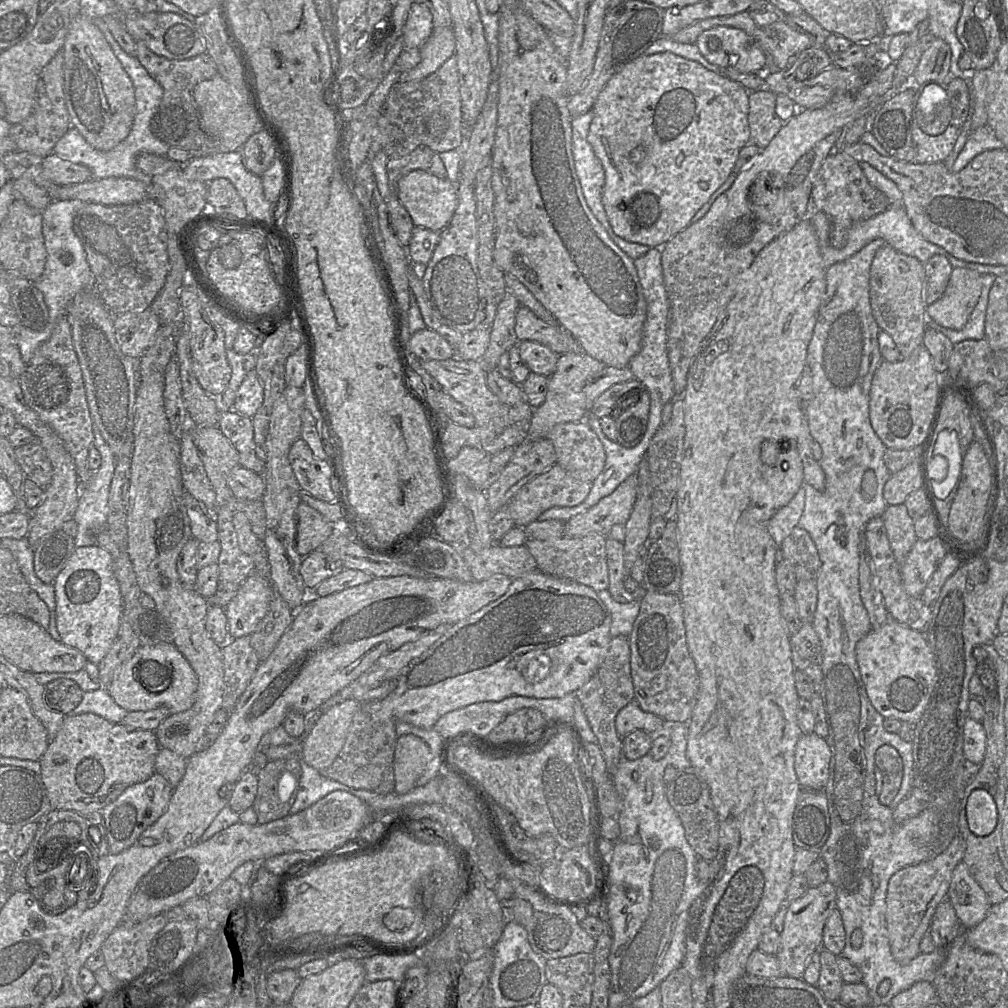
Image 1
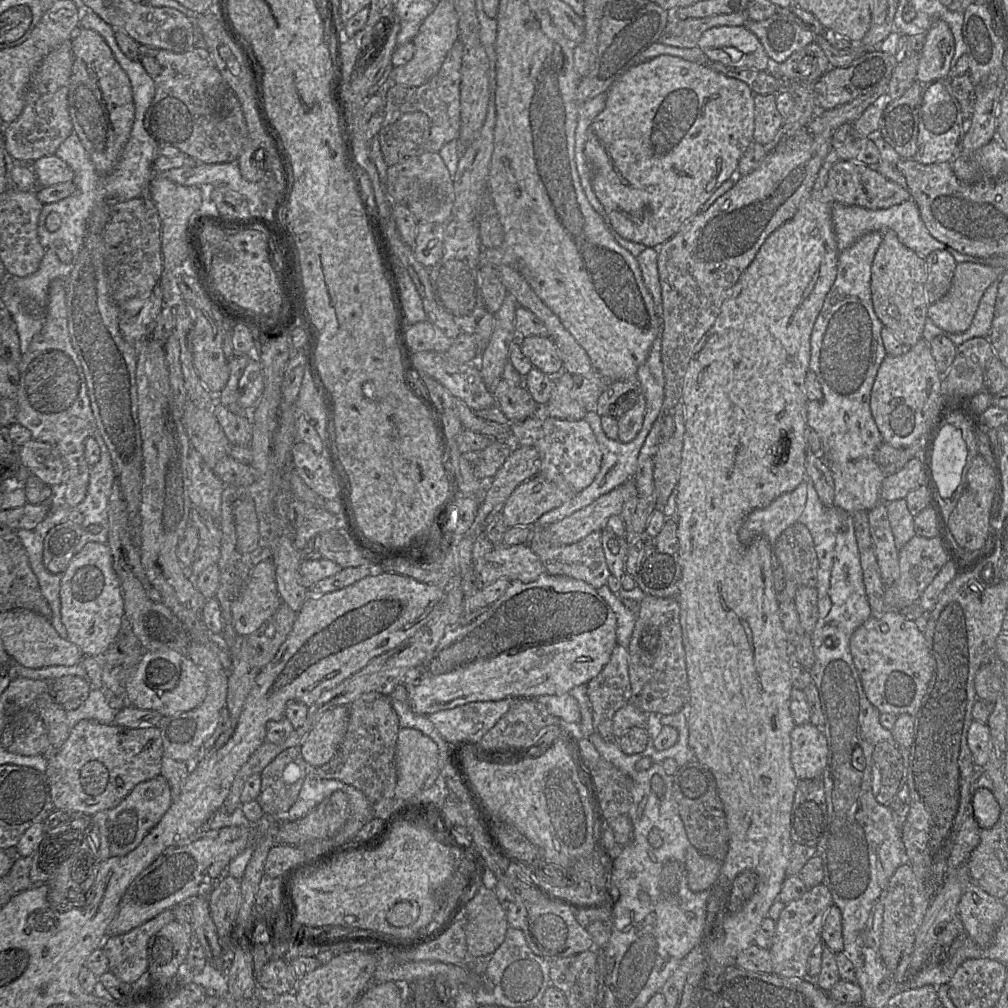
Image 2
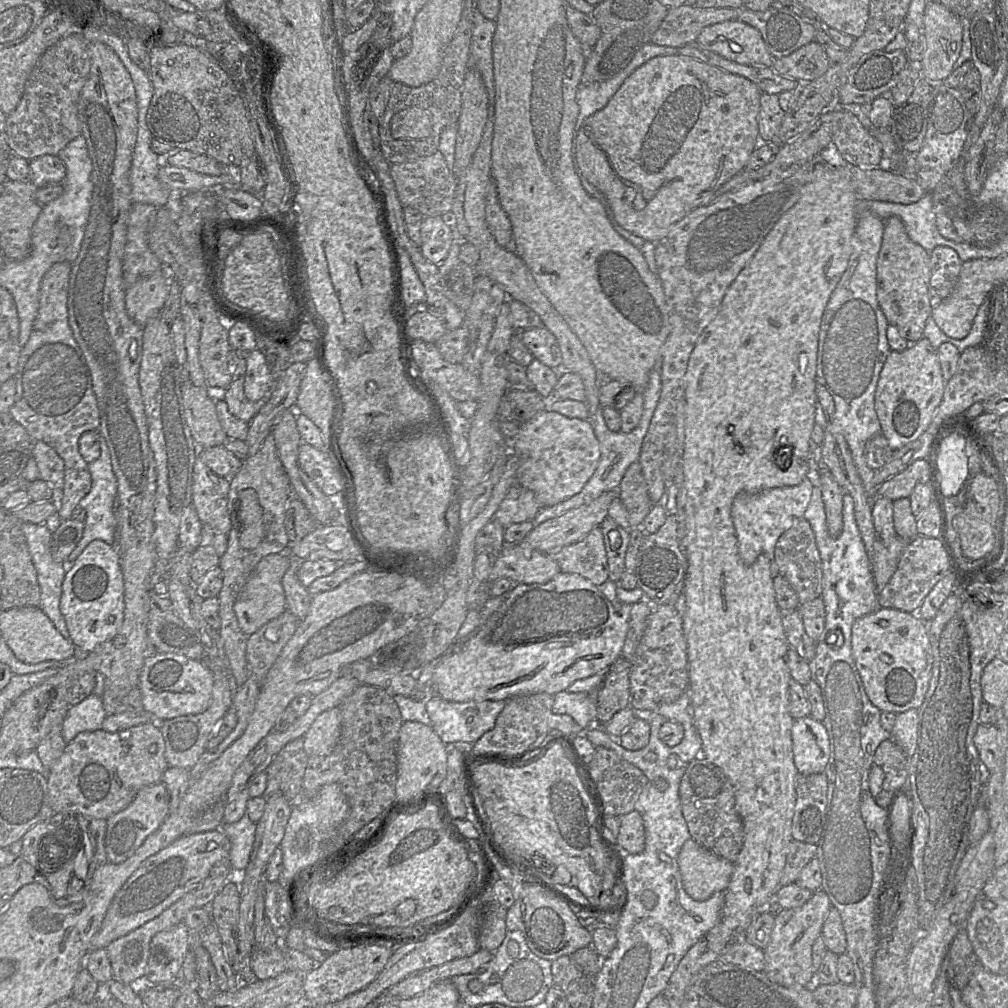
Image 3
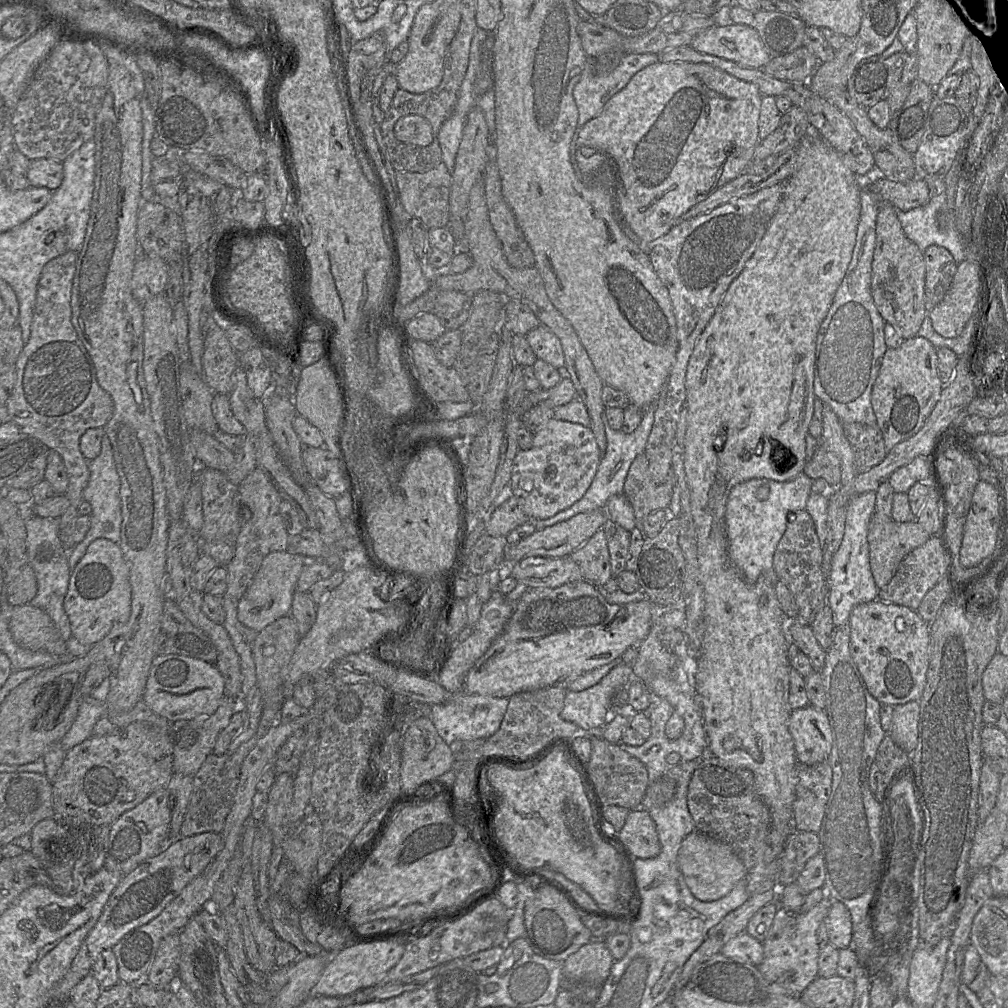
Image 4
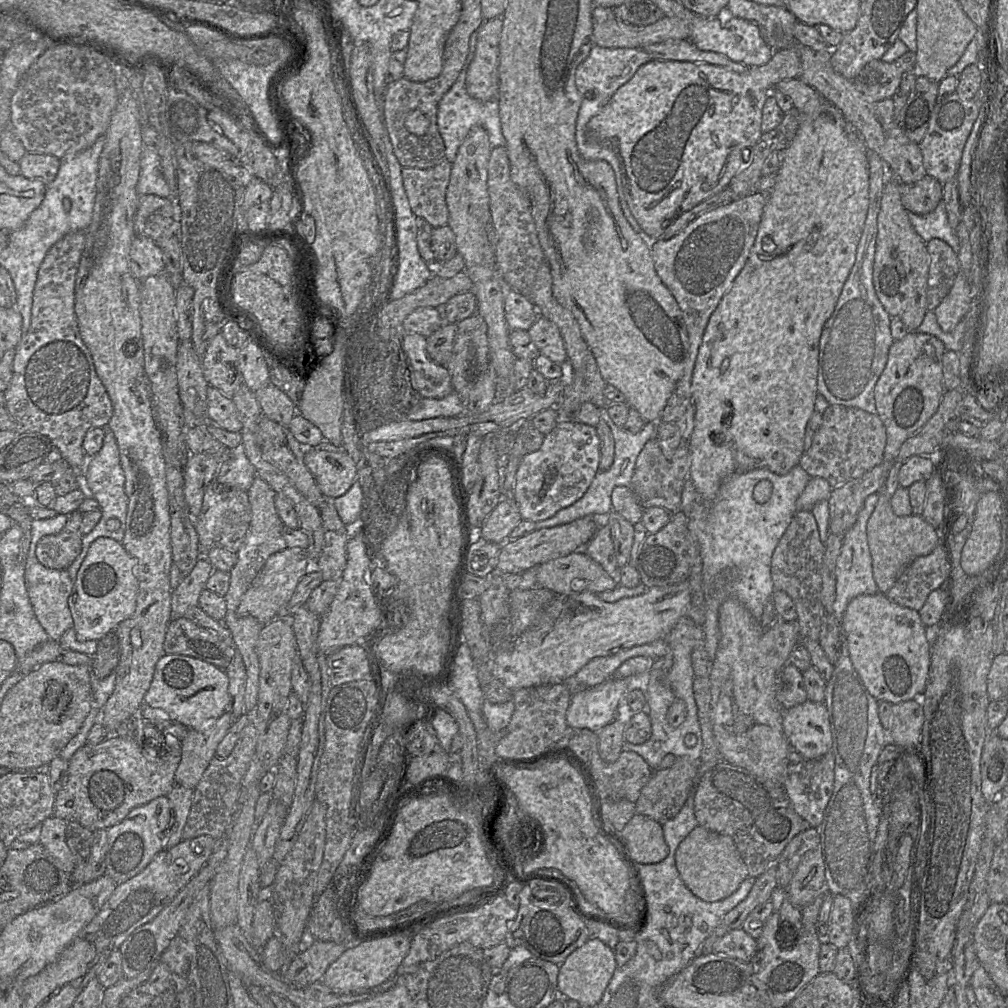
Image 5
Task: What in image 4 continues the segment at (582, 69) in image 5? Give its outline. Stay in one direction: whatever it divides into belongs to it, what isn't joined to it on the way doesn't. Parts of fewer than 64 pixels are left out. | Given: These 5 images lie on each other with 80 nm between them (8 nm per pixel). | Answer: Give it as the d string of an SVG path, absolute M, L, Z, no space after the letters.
M626 53L622 56L622 59L618 66L609 73L597 73L596 64L593 63L594 59L588 59L584 69L581 72L580 79L573 89L573 97L578 107L579 115L577 126L572 138L572 141L574 141L574 145L577 144L577 139L581 128L589 120L597 116L602 111L609 99L613 97L622 88L624 88L637 72L647 67L648 65L659 61L658 58L658 54L654 53Z

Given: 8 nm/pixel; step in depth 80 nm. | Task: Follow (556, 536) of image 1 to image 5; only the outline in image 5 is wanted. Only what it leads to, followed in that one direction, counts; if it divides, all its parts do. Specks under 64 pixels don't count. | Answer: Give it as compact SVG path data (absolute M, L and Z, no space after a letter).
M608 525L600 526L597 529L592 539L584 546L583 551L618 581L619 568L617 567L613 541Z

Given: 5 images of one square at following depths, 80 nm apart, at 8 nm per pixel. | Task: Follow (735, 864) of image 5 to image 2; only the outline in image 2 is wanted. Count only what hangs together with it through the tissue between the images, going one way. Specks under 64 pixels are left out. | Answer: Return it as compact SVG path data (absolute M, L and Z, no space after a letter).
M692 844L686 851L688 887L693 892L710 889L718 879L721 862L701 854Z

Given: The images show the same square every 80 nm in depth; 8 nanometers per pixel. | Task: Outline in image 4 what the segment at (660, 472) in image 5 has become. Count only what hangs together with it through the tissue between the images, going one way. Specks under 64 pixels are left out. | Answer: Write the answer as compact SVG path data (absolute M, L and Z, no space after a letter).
M644 453L632 462L624 483L623 494L633 507L637 524L651 512L667 509L671 502L674 488L674 473L670 468L667 481L655 484L649 472L649 463Z

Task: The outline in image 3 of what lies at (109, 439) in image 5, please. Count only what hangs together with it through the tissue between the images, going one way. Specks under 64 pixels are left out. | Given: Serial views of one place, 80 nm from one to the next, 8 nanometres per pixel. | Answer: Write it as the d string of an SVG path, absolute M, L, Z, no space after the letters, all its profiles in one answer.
M99 435L98 441L100 445L100 455L96 460L88 463L88 470L91 476L91 487L89 492L80 500L78 504L78 506L83 508L86 512L83 535L65 562L66 566L74 563L77 557L91 541L99 539L109 545L114 545L117 540L117 479L112 469L107 444L101 435Z

